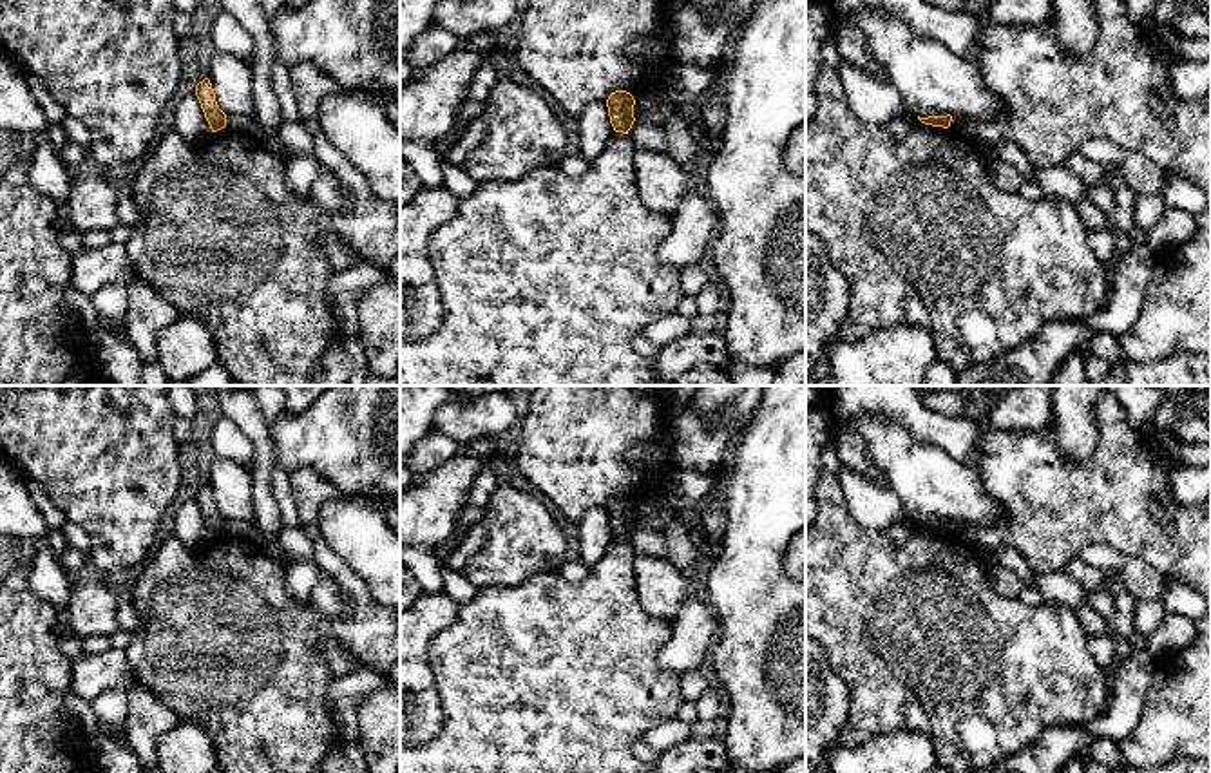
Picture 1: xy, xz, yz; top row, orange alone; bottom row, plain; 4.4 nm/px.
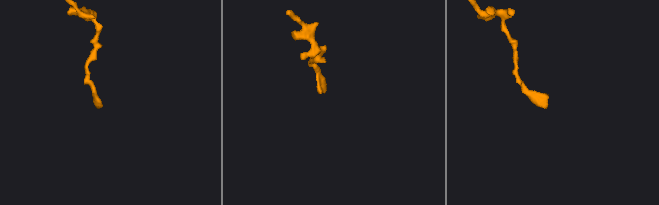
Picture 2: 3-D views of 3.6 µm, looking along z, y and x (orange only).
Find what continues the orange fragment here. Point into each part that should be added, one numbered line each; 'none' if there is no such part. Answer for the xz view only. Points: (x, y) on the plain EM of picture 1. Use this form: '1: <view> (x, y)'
none

